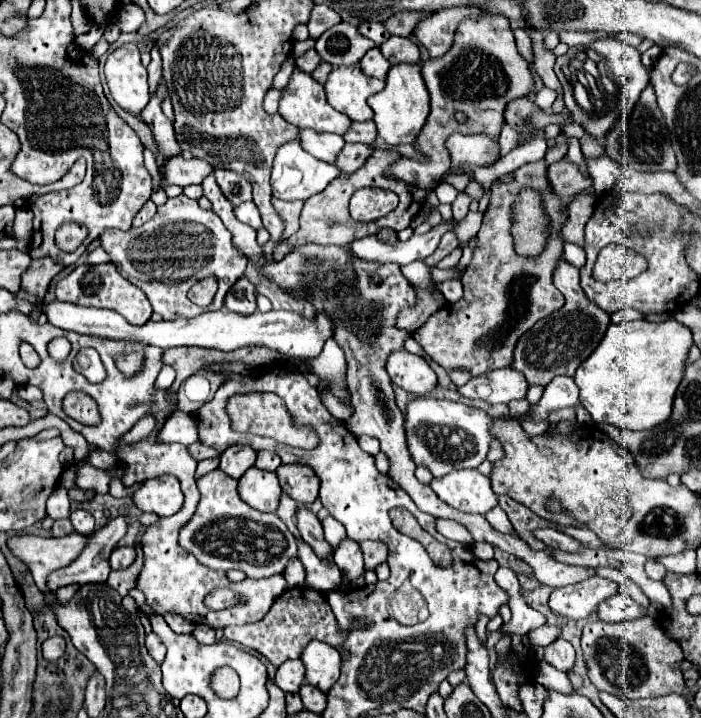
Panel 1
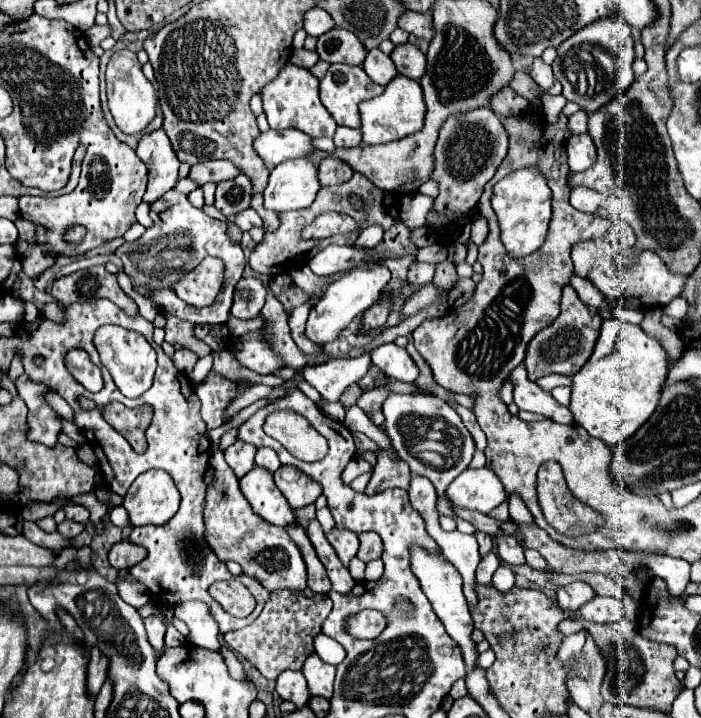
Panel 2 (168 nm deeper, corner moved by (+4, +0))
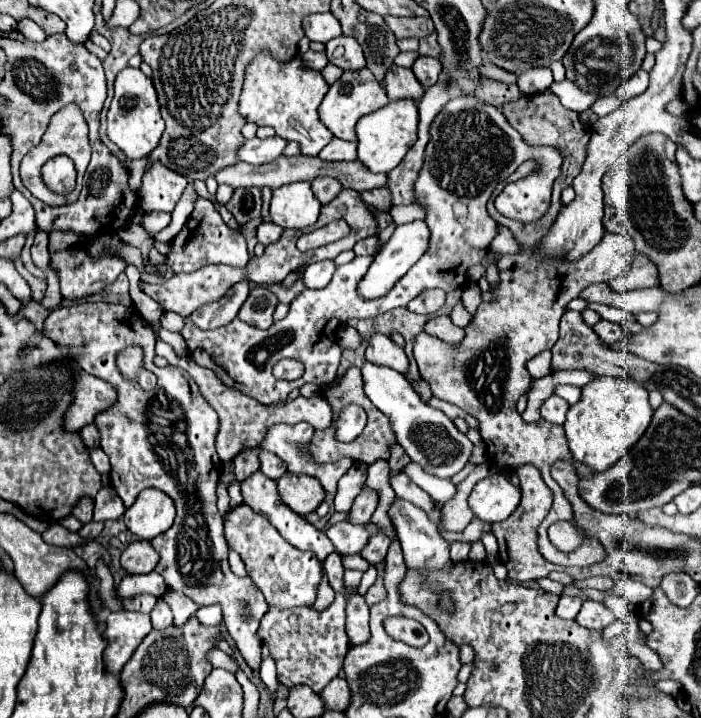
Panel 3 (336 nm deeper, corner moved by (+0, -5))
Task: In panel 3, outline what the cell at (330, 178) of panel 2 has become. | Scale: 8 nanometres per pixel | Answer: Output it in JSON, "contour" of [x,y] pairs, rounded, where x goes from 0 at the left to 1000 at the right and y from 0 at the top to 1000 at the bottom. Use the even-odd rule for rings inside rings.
{"contour":[[[455,248],[449,253],[444,253],[444,262],[447,262],[447,270],[449,276],[458,281],[458,284],[466,284],[472,281],[484,267],[486,267],[486,253],[478,251],[478,248]]]}

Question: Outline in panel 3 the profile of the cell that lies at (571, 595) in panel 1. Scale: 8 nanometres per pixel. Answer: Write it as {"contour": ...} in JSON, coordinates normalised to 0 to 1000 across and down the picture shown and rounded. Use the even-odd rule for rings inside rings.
{"contour":[[[800,830],[797,841],[795,841],[795,858],[797,861],[820,861],[826,847],[829,847],[832,836],[820,833],[820,830]]]}

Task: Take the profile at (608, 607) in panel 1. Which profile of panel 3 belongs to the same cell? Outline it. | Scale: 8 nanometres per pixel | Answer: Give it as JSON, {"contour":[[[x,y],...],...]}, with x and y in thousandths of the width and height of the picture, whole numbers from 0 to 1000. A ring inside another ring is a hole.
{"contour":[[[835,836],[826,855],[820,858],[820,866],[826,866],[835,875],[846,875],[846,877],[860,877],[874,864],[877,858],[857,838],[846,838],[846,836]]]}

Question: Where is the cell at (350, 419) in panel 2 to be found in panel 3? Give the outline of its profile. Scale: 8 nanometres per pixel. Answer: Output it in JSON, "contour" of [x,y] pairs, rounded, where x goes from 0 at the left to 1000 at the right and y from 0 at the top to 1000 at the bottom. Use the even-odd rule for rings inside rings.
{"contour":[[[583,643],[575,657],[601,680],[606,682],[621,699],[638,699],[643,691],[646,691],[646,682],[649,682],[649,674],[643,669],[629,669],[629,666],[621,666],[621,663],[612,663],[603,652],[598,652],[598,646],[592,643]]]}

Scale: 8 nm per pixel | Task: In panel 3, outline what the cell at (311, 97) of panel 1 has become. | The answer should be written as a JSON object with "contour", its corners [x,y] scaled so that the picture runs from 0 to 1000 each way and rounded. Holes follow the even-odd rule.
{"contour":[[[372,70],[350,100],[350,114],[341,134],[341,159],[350,170],[392,178],[395,189],[409,198],[424,198],[432,217],[452,217],[458,206],[475,195],[475,187],[458,173],[452,150],[466,131],[469,117],[458,100],[444,97],[427,78],[412,86],[398,86],[384,70]]]}

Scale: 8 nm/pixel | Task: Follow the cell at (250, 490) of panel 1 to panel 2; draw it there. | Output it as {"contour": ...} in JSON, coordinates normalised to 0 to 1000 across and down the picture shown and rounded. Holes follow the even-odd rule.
{"contour":[[[361,650],[350,664],[341,667],[344,687],[361,706],[361,712],[384,728],[392,731],[412,731],[421,726],[421,714],[412,706],[404,687],[389,673],[389,662],[381,653]]]}

